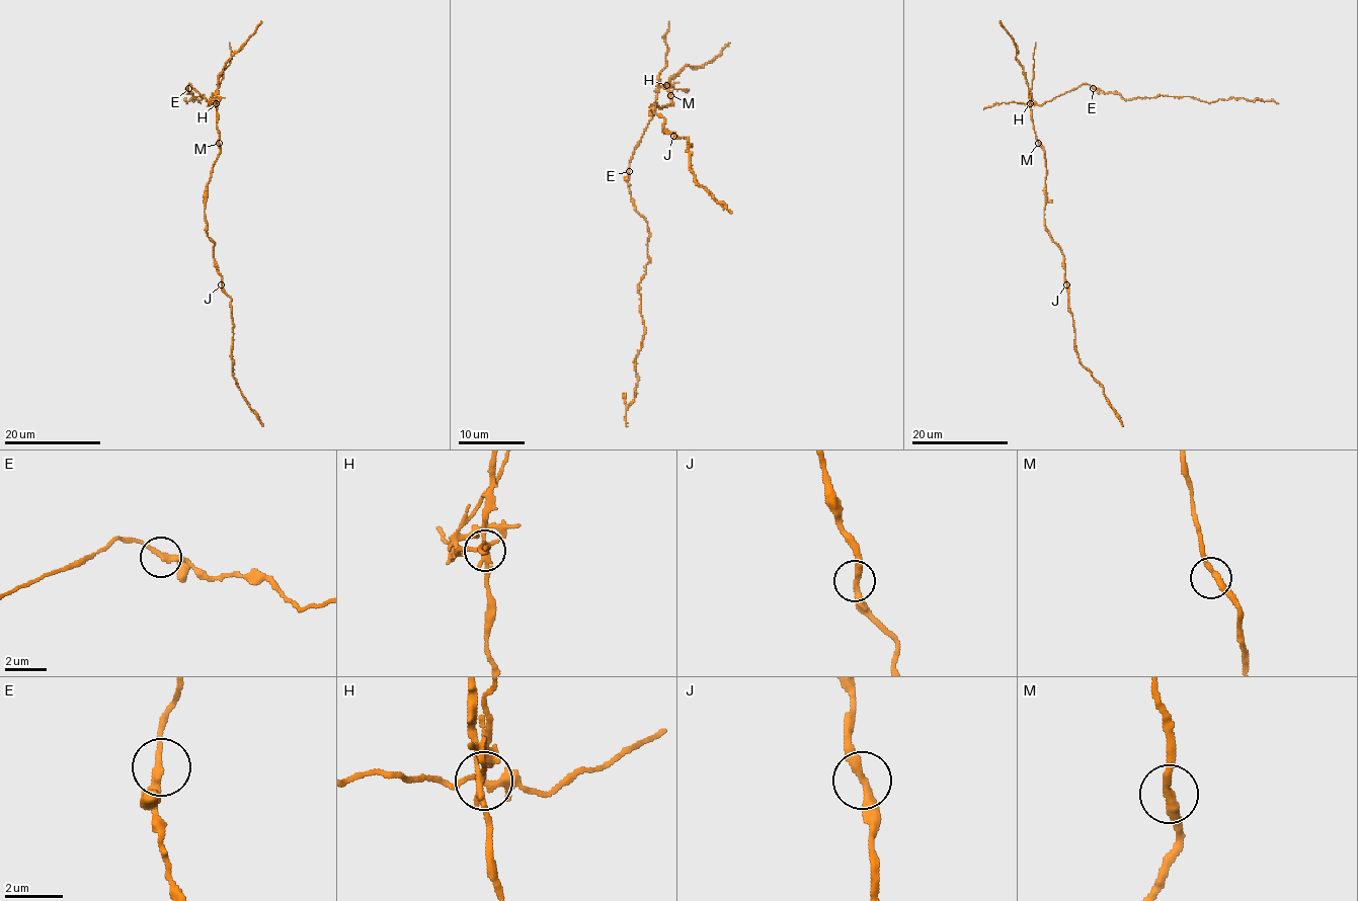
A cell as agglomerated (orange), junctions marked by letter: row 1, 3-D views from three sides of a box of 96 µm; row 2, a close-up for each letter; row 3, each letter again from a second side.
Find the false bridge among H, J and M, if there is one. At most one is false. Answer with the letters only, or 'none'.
H

